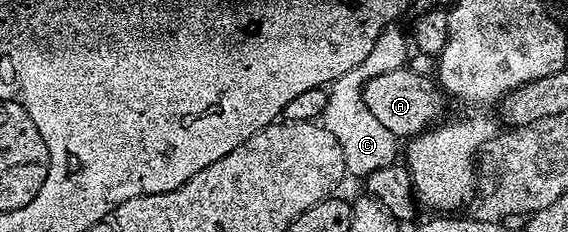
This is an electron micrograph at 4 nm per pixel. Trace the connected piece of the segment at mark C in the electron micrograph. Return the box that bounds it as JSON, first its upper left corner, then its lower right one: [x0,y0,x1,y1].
[320,24,408,180]

